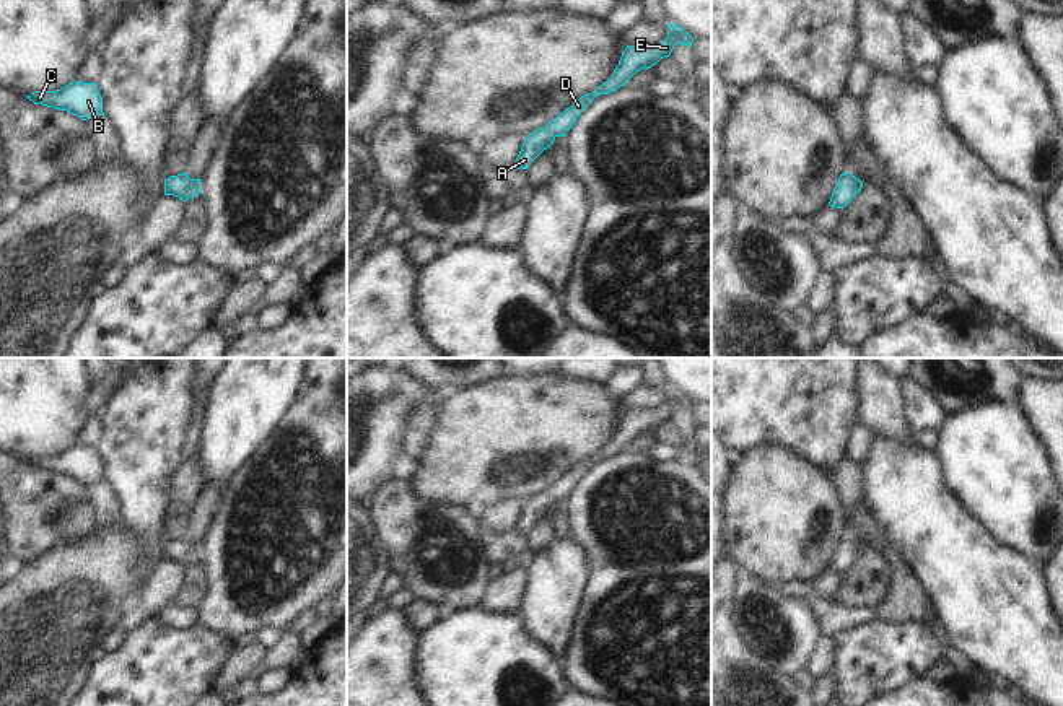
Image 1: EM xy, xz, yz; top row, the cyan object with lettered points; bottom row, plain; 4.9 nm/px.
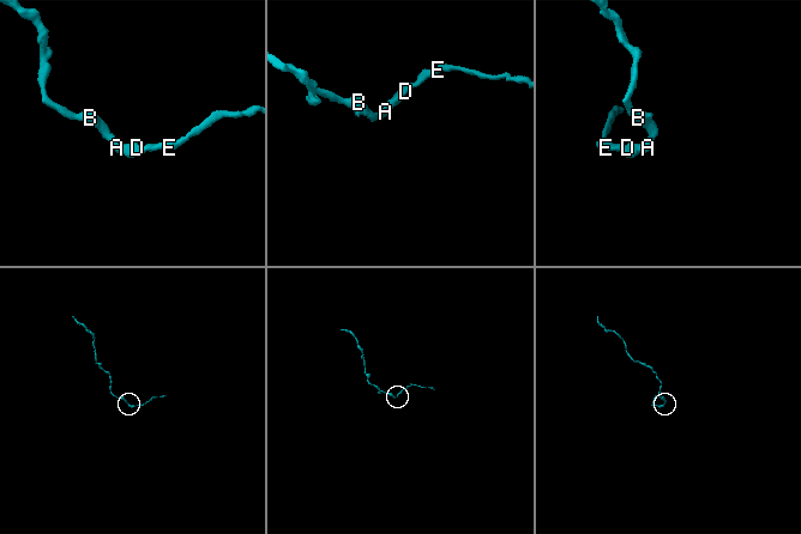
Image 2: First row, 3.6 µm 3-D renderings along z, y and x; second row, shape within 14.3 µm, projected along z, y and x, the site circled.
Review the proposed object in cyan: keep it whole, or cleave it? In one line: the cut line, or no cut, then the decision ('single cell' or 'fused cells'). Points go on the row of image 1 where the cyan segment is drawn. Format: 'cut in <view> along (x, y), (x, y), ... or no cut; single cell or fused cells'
no cut; single cell

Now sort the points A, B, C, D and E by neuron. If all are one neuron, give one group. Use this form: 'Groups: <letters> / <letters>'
Groups: A B C D E.

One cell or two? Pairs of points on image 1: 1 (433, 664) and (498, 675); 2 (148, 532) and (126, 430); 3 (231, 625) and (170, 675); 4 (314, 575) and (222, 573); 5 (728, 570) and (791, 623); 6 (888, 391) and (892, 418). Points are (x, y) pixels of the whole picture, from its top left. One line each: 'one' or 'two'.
1: one
2: one
3: two
4: one
5: two
6: one

